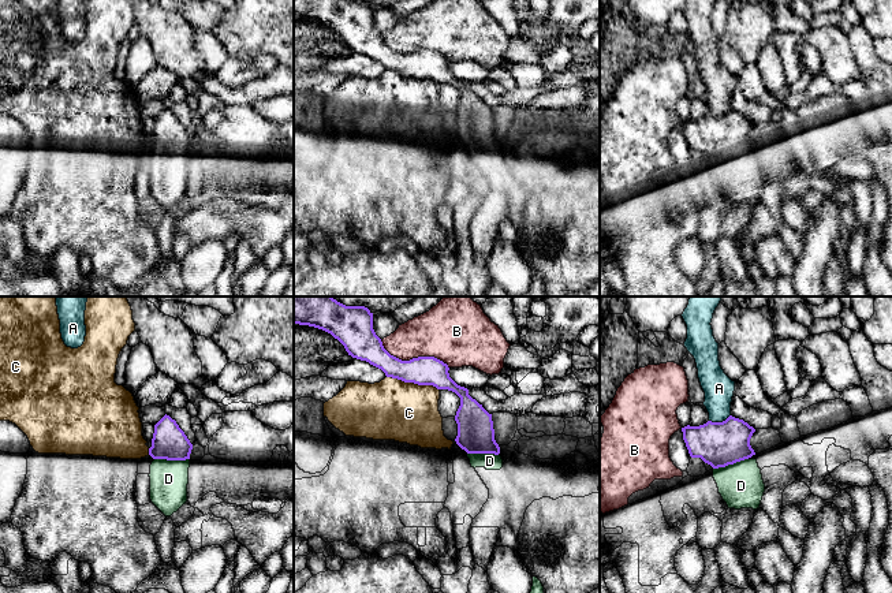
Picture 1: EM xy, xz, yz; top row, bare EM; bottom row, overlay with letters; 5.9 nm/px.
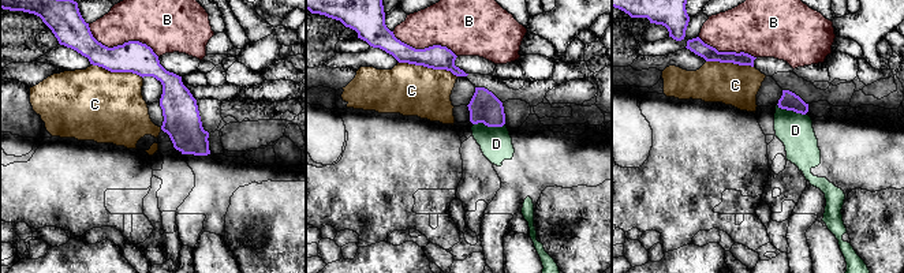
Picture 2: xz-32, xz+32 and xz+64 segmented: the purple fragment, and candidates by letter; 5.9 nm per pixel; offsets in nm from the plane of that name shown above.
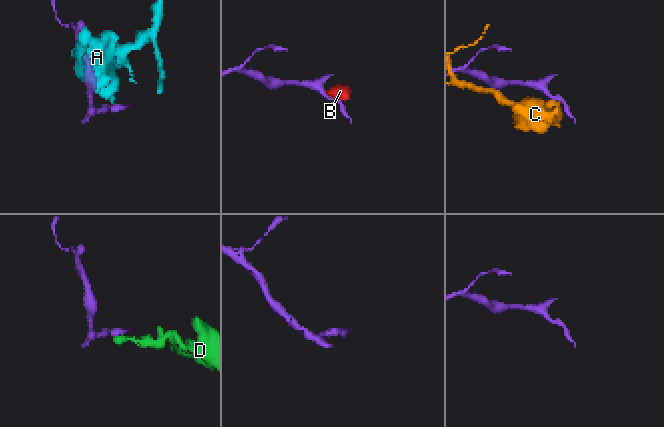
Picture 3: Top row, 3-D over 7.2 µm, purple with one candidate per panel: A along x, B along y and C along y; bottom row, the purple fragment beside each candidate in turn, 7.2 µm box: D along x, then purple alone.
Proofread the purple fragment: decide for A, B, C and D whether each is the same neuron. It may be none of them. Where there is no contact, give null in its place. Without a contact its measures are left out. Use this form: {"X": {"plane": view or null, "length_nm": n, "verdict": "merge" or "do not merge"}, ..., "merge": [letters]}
{"A": {"plane": "yz", "length_nm": 130, "verdict": "do not merge"}, "B": {"plane": "xz", "length_nm": 440, "verdict": "do not merge"}, "C": {"plane": "xz", "length_nm": 320, "verdict": "do not merge"}, "D": {"plane": "xy", "length_nm": 200, "verdict": "merge"}, "merge": ["D"]}

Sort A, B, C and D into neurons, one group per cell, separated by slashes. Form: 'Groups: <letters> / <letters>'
Groups: A / B / C / D

